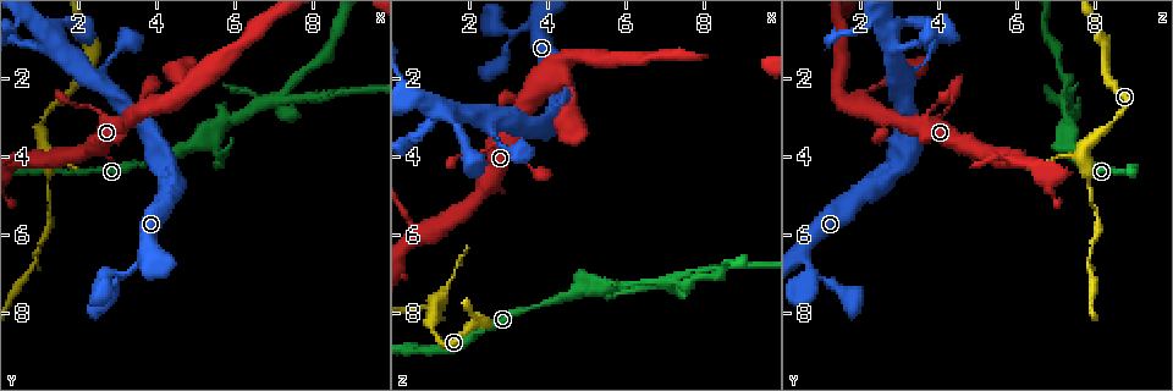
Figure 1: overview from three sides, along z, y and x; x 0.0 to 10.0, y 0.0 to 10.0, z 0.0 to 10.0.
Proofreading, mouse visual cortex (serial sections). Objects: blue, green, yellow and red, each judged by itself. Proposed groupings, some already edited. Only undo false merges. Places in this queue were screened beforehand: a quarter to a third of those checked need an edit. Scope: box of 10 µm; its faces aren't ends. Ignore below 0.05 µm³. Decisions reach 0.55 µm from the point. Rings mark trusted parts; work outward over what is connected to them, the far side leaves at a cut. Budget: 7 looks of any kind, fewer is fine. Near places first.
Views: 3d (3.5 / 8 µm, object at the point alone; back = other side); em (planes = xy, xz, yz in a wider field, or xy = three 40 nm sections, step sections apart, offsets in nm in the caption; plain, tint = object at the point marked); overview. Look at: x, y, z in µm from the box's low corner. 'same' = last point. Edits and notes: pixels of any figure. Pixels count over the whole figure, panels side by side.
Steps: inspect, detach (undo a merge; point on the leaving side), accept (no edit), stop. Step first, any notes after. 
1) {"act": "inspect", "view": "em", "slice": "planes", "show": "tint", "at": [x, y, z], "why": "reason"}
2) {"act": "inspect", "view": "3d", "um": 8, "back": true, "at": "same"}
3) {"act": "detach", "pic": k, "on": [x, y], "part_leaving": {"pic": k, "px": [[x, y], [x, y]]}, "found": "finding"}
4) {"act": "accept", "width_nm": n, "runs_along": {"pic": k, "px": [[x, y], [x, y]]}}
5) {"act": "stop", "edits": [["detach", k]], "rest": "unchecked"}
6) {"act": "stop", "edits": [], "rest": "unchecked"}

{"act": "inspect", "view": "3d", "um": 3.5, "back": true, "at": [1.30, 4.50, 7.80]}

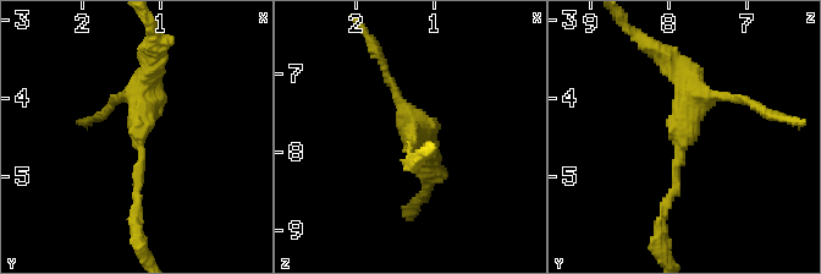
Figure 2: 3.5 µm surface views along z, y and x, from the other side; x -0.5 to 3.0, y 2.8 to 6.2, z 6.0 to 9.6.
{"act": "inspect", "view": "em", "slice": "xy", "step": 3, "show": "tint", "at": [1.25, 4.45, 7.85]}

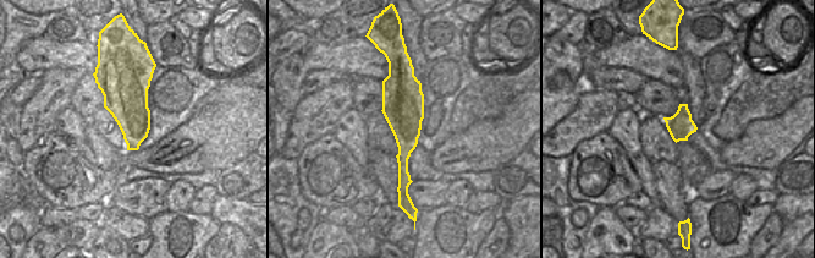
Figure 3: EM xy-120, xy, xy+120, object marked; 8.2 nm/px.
{"act": "accept", "found": "continuous, no second cell"}

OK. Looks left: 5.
{"act": "inspect", "view": "3d", "um": 3.5, "at": [0.80, 4.10, 6.05], "why": "a fork"}

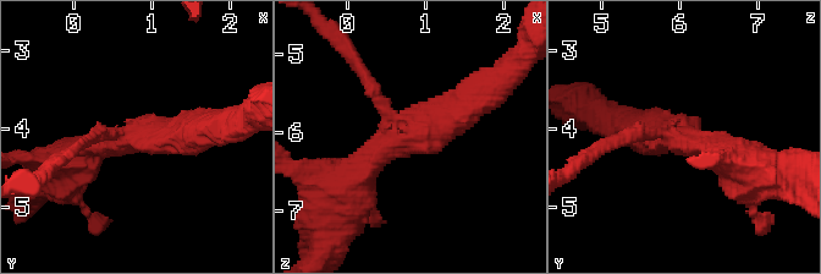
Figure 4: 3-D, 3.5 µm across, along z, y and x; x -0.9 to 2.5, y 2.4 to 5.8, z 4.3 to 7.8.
{"act": "inspect", "view": "em", "slice": "planes", "show": "plain", "at": [0.75, 4.05, 6.05], "arms": 3, "arm_widths_nm": [200, 300, 400], "why": "need the tissue"}

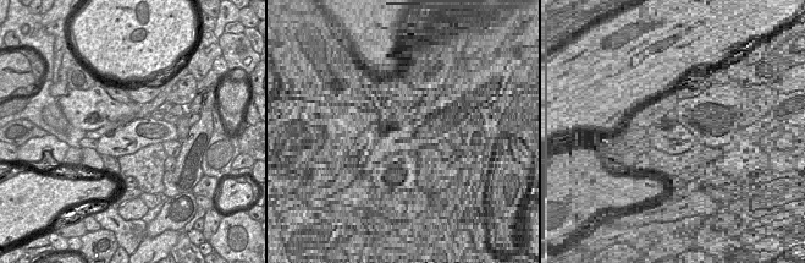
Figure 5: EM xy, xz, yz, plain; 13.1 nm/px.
{"act": "inspect", "view": "em", "slice": "planes", "show": "tint", "at": "same", "why": "where the object lies"}

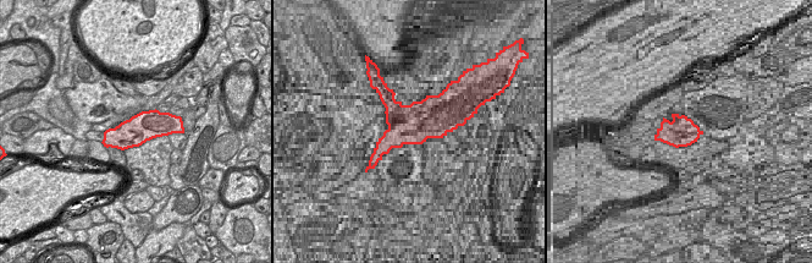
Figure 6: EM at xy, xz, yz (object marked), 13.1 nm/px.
{"act": "detach", "pic": 4, "on": [352, 54], "part_leaving": {"pic": 4, "px": [[375, 93], [350, 59], [350, 40]]}, "found": "two cells meet here"}

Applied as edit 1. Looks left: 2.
{"act": "stop", "edits": [["detach", 4]], "rest": "unchecked"}

